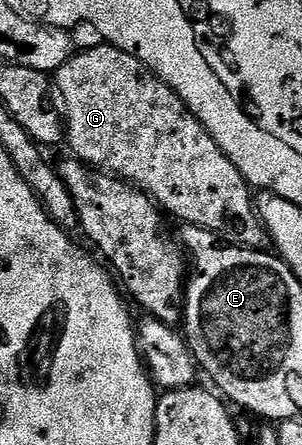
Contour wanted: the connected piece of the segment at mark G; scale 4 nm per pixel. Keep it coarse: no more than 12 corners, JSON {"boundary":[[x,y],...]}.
{"boundary":[[143,60],[54,73],[66,144],[165,213],[267,249],[253,189]]}

